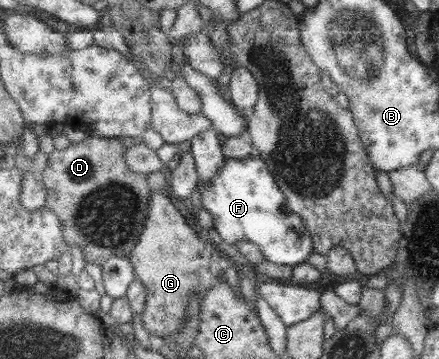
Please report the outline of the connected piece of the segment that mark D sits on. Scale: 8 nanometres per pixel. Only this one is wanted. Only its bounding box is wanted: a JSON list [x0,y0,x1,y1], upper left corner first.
[43,136,153,267]

